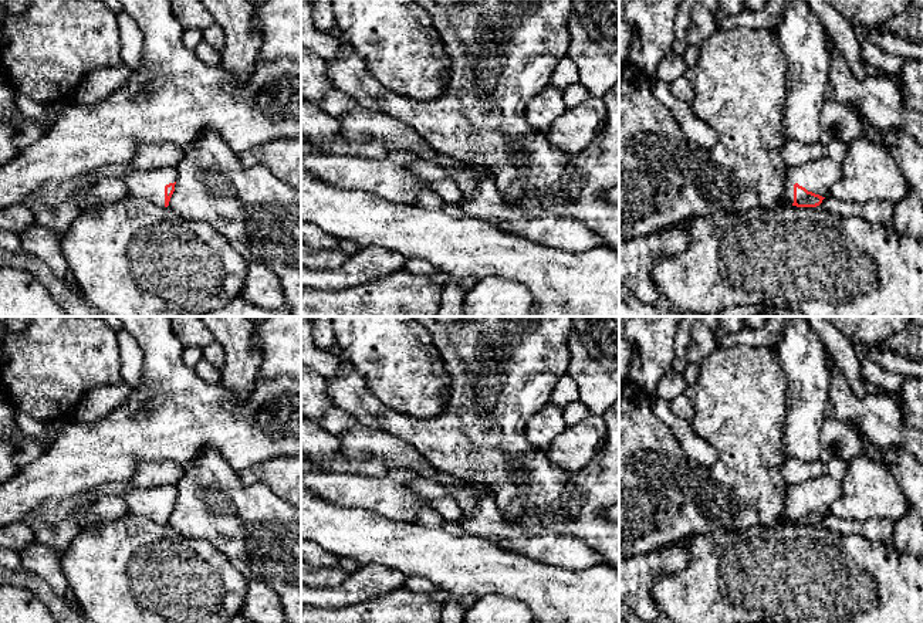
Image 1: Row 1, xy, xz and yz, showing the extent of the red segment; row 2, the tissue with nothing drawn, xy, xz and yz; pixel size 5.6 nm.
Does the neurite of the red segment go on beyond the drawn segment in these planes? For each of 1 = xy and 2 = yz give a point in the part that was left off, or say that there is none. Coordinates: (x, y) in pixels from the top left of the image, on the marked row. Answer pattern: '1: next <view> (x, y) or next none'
1: next xy (149, 185)
2: next yz (817, 176)

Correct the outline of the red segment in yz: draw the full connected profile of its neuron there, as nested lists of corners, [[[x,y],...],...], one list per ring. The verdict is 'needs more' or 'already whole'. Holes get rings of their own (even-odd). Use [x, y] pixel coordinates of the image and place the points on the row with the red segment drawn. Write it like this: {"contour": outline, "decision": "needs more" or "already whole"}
{"contour": [[[828,156],[799,167],[790,167],[785,179],[785,199],[797,207],[816,207],[841,176],[841,165]]], "decision": "needs more"}

